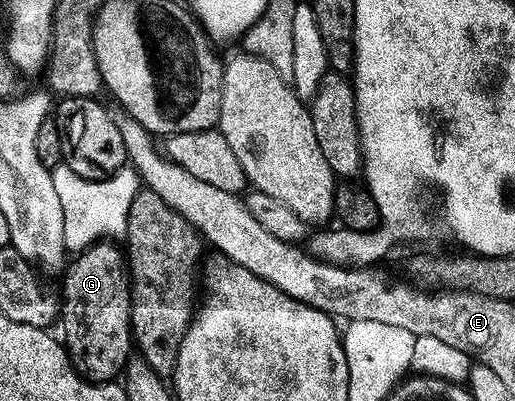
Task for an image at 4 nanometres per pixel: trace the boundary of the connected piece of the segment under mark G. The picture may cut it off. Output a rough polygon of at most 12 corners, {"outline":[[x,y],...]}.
{"outline":[[101,239],[63,270],[62,344],[86,381],[133,352],[126,253]]}

